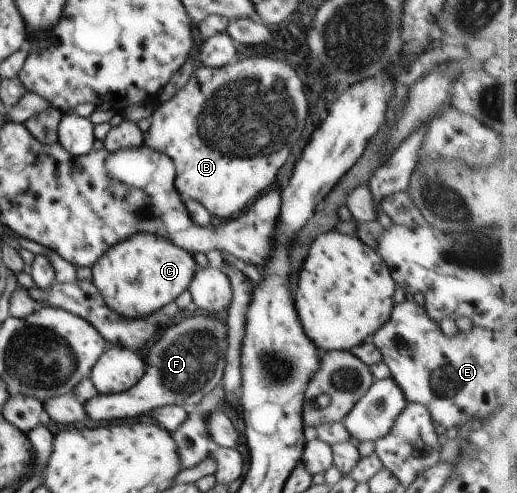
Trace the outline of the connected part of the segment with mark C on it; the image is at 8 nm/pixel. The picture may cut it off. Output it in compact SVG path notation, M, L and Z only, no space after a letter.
M137 232L108 248L91 267L91 280L112 310L127 319L135 319L157 312L167 303L175 301L183 291L188 289L198 268L193 254L175 245L171 240L165 239L163 236Z

